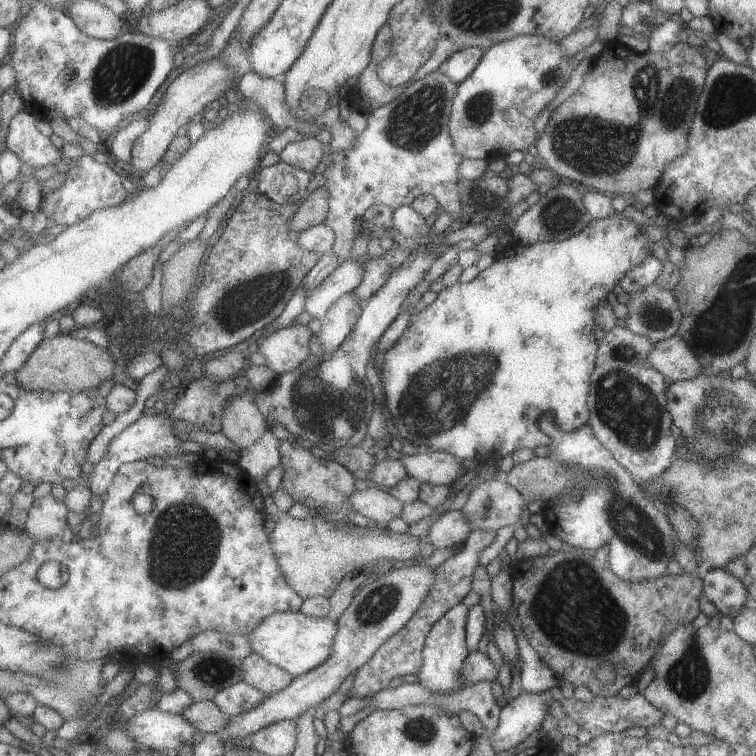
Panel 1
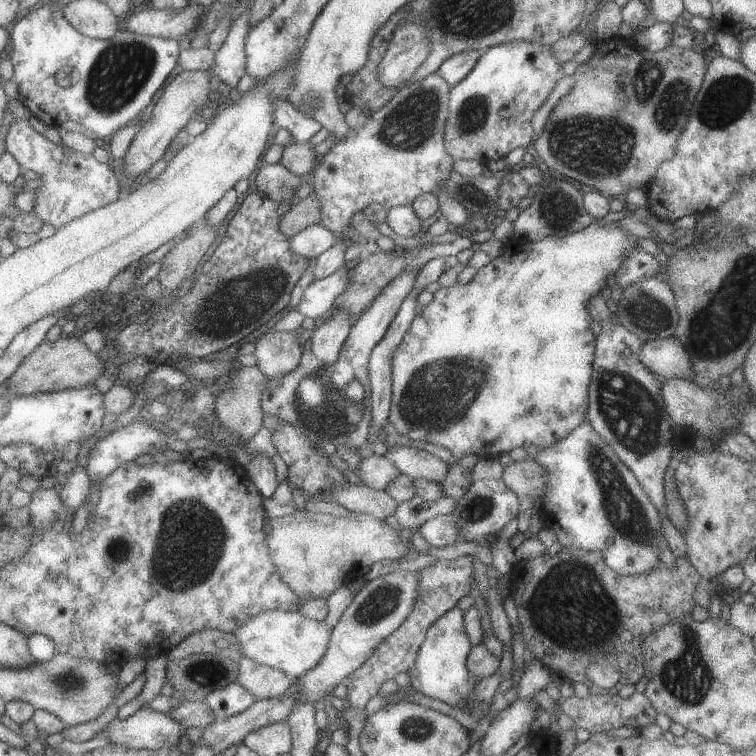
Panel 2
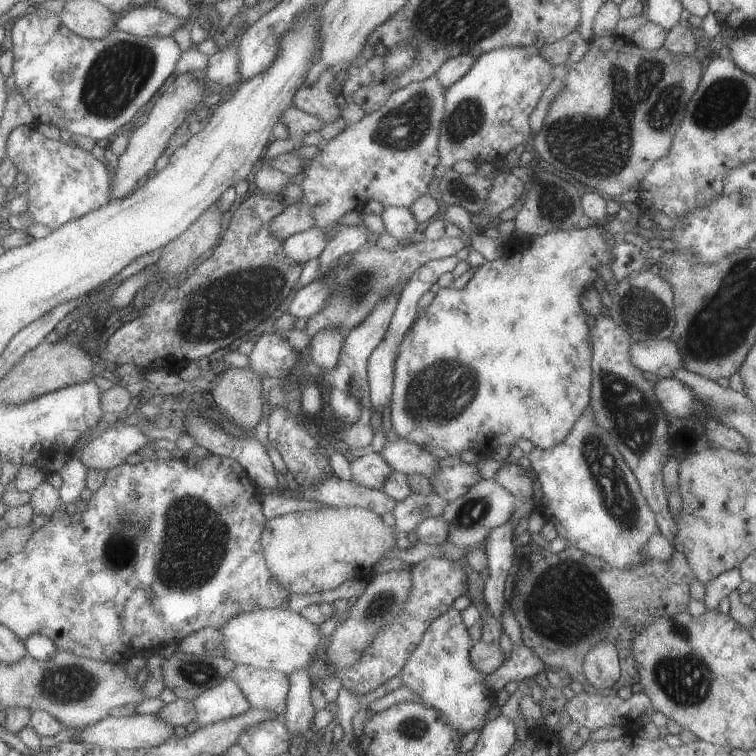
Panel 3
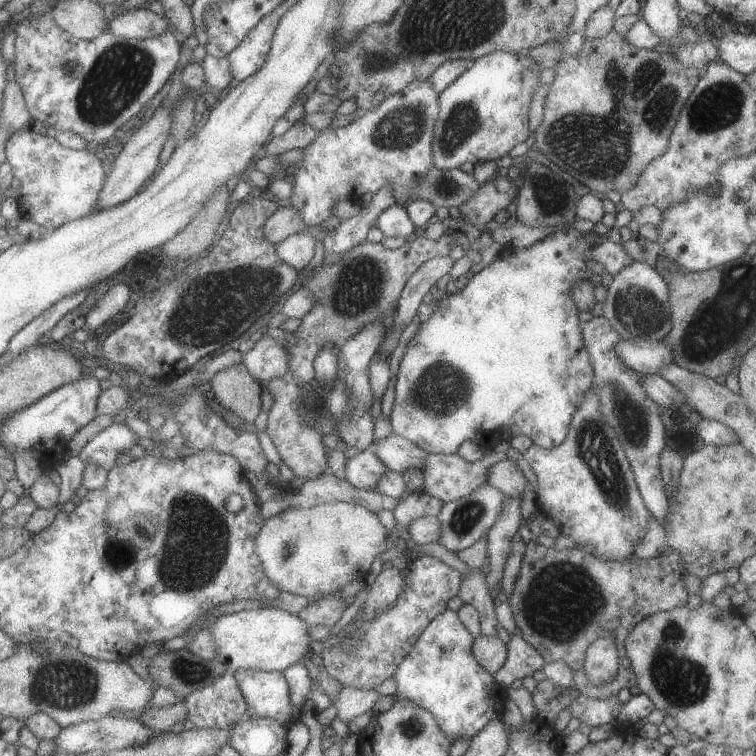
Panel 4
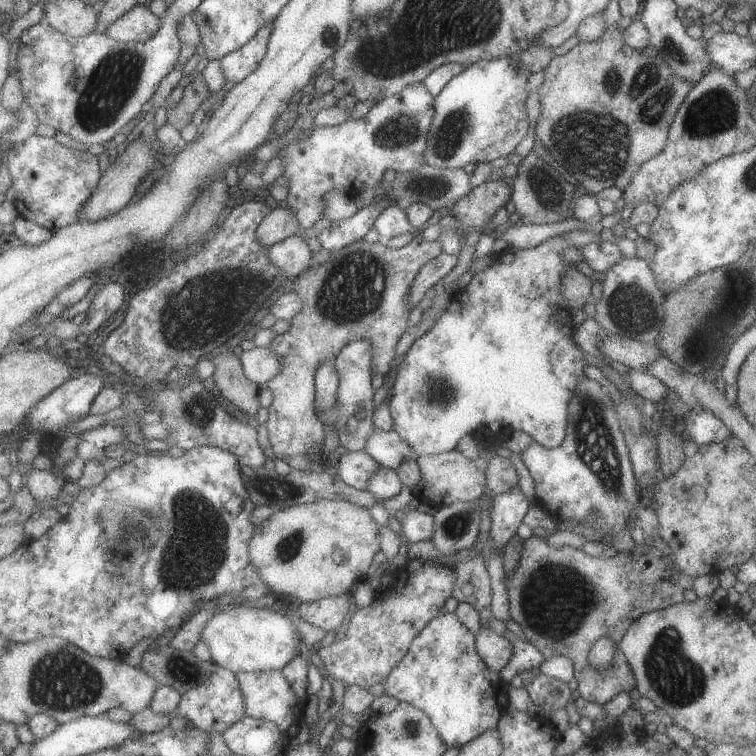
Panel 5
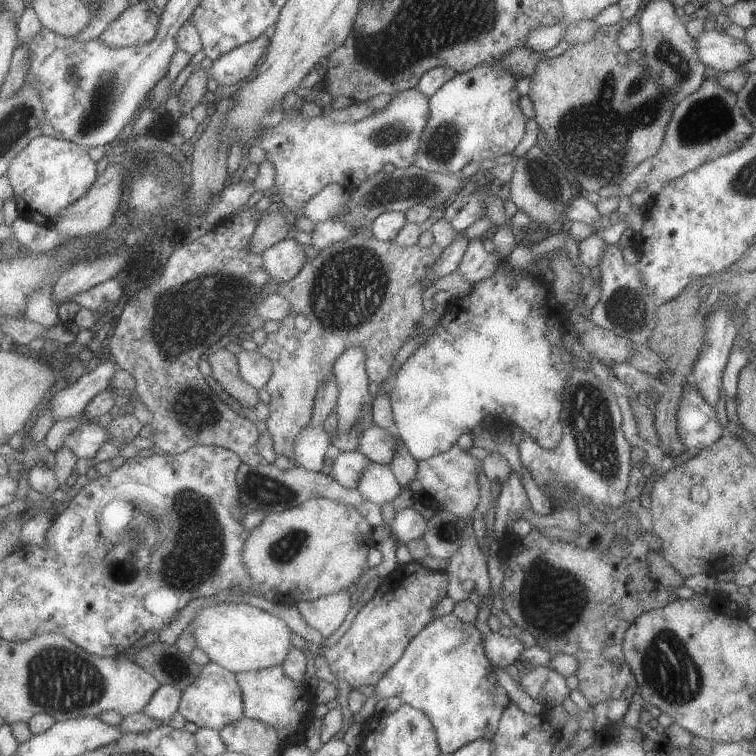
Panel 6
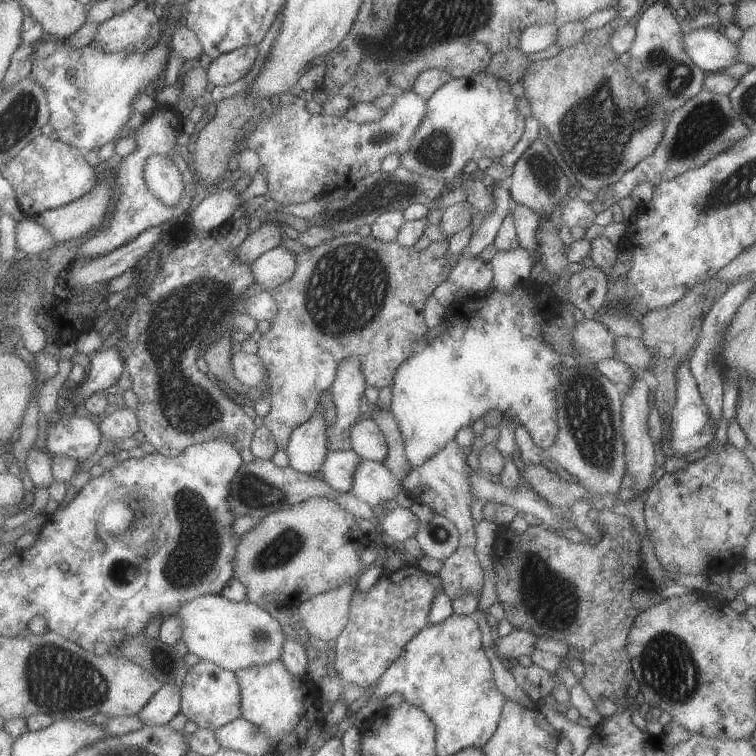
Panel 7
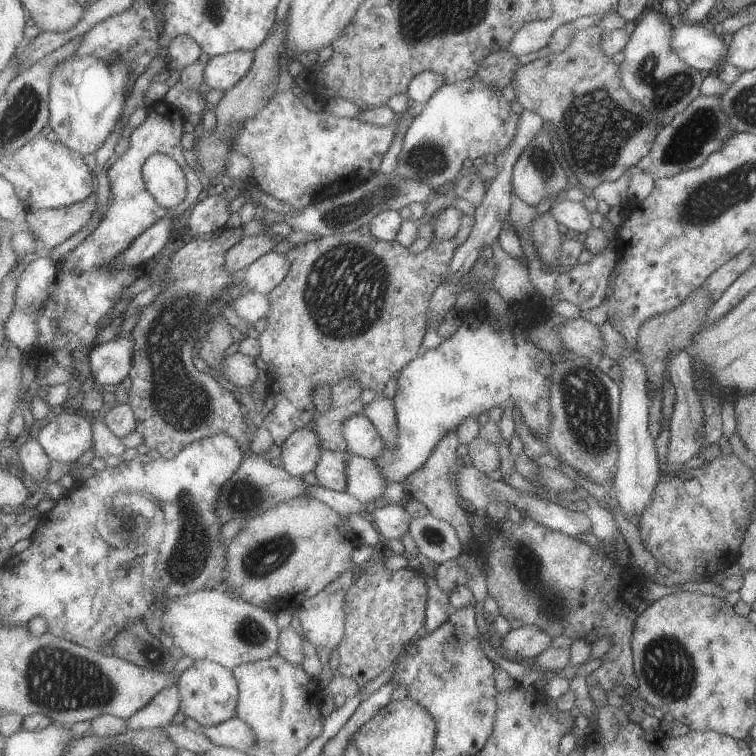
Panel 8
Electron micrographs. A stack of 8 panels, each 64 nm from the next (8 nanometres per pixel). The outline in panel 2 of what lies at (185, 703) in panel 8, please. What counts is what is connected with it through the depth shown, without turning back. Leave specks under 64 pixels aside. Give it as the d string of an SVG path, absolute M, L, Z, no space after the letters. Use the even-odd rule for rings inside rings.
M231 683L225 688L212 692L205 703L219 719L245 712L258 701L252 692L249 692L241 683Z

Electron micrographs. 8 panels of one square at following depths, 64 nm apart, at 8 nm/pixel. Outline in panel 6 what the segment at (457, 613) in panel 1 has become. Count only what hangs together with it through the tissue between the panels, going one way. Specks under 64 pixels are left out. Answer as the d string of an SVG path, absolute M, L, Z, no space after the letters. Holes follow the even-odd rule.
M454 612L435 617L410 642L403 658L386 675L383 675L376 686L375 694L357 714L354 714L354 720L361 724L367 723L371 717L378 714L382 701L389 696L398 696L402 703L426 712L438 729L438 741L442 752L451 754L473 741L485 737L493 739L499 730L505 709L512 702L499 682L494 664L486 655L479 627L461 620Z

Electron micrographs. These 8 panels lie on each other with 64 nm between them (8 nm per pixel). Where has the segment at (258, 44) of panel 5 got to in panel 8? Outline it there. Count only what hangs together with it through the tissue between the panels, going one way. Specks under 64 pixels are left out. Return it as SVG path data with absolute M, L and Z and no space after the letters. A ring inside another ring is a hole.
M233 51L211 57L206 64L206 84L224 92L233 88L249 74L255 57L255 51Z

